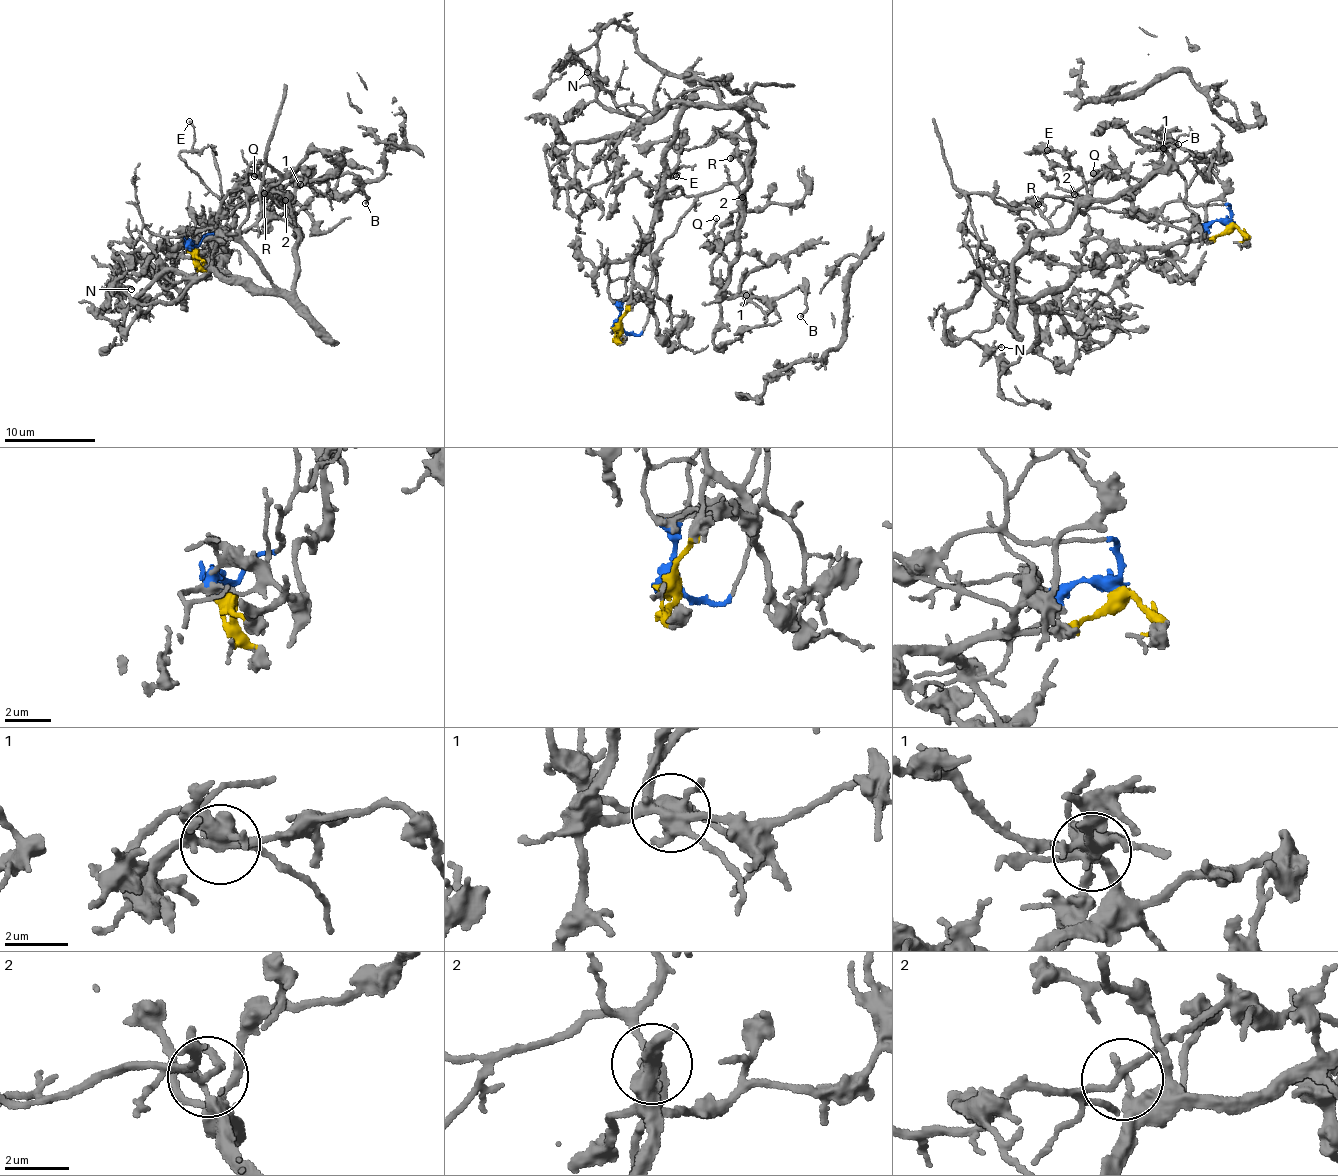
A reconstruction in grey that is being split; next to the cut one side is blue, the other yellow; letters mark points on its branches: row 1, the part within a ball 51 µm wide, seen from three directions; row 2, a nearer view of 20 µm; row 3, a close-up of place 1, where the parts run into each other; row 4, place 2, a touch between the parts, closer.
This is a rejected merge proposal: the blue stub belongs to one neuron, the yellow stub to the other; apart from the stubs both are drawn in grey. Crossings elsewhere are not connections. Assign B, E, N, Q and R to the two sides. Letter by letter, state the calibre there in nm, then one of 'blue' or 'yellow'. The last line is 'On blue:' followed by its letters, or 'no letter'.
B: 160 nm | yellow
E: 110 nm | blue
N: 140 nm | yellow
Q: 120 nm | blue
R: 380 nm | yellow
On blue: E, Q

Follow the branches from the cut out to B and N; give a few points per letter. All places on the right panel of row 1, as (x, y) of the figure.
B: (1229, 225), (1202, 241), (1110, 252), (1010, 301), (1030, 239), (1168, 158), (1143, 129), (1177, 145)
N: (1229, 225), (1202, 241), (1110, 252), (1012, 306), (979, 274), (981, 285), (944, 323), (949, 342), (1001, 346)

